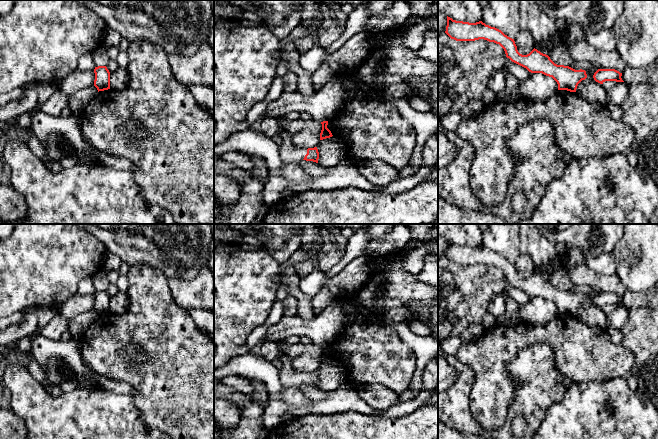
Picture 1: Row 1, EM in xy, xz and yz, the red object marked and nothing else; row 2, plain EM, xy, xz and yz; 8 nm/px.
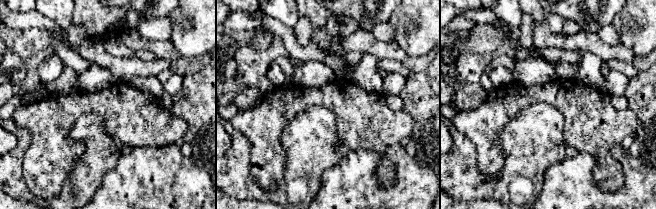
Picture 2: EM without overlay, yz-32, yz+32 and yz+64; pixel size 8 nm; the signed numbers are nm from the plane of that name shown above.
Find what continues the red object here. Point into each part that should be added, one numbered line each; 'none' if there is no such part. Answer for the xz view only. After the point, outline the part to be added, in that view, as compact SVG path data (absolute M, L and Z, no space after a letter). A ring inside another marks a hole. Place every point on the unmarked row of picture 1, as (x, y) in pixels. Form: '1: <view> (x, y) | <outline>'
1: xz (289, 377) | M280 351L279 355L272 361L272 364L278 370L283 388L299 388L307 378L307 373L295 371L291 362L292 360L283 351Z

